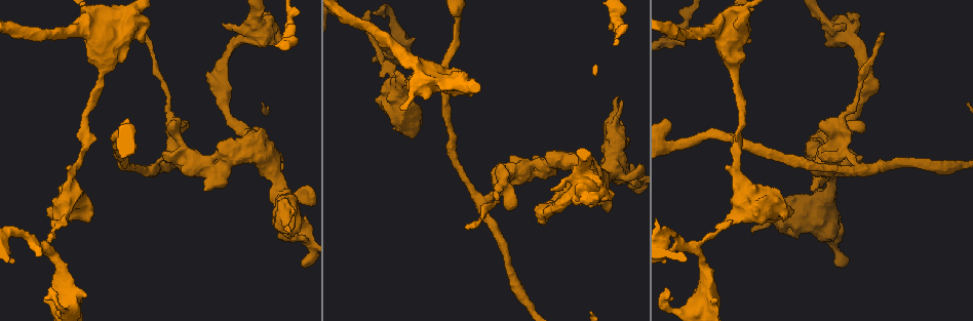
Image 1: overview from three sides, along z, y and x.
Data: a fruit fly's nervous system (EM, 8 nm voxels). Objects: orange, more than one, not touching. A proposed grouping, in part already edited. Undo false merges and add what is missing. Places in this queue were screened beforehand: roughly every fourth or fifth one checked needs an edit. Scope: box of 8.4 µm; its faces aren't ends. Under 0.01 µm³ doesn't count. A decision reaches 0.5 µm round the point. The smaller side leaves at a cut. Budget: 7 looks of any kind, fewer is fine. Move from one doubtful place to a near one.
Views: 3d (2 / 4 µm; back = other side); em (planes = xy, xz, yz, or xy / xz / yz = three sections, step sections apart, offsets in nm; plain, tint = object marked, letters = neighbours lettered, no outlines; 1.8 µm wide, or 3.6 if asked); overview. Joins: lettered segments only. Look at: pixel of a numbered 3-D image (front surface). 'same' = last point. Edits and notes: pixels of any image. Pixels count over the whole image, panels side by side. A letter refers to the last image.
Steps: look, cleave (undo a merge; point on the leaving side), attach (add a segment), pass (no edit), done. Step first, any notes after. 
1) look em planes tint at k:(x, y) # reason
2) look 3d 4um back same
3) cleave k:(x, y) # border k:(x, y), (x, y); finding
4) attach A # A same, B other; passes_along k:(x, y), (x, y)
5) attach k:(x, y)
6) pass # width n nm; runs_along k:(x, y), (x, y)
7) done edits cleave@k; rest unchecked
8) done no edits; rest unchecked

look em planes tint at 1:(576, 192) # calibre changes

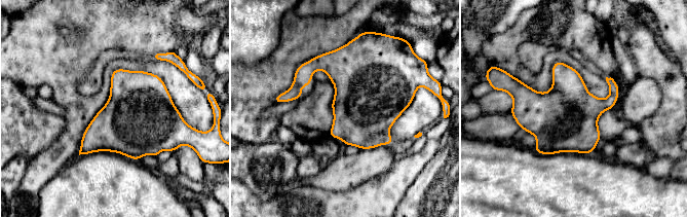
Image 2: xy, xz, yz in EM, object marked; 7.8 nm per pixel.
look em planes letters same

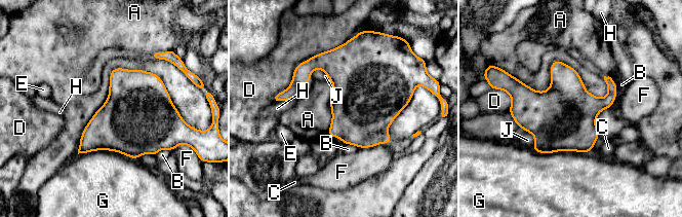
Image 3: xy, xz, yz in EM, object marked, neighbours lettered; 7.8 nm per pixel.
pass # width 480 nm; A other, B other, C other, D other, E other, F other, G other, H other, J other; border 3:(106, 100), (84, 128), (77, 153); all the same neuron

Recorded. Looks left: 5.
look em xy step 8 letters at 1:(623, 103) # an open end

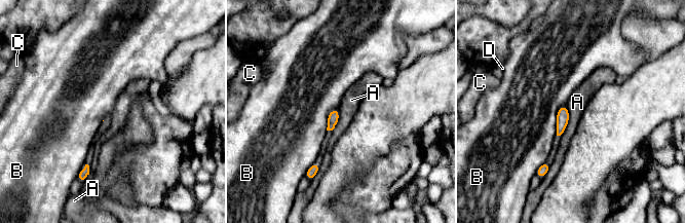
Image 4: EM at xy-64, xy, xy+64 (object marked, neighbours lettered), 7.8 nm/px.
pass # A other, B other, C other, D other; border 4:(566, 105), (568, 123), (561, 136); no lettered segment goes on from it

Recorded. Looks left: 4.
look em 3.6um planes letters at 1:(515, 173) # thick turns thin

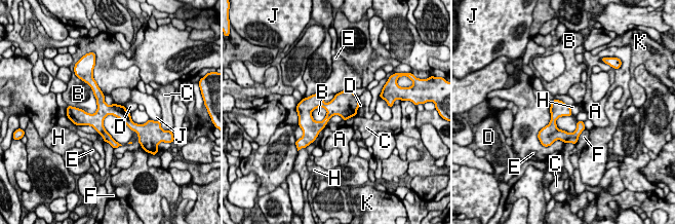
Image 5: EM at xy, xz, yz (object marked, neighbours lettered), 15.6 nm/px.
pass # width 200 nm; A other, B other, C other, D other, E other, F other, H other, J other, K other; one neuron here

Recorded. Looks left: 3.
done no edits; rest unchecked

